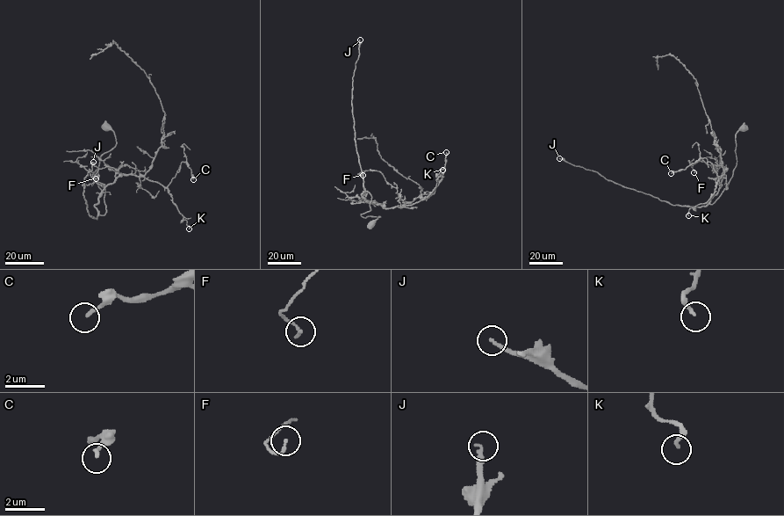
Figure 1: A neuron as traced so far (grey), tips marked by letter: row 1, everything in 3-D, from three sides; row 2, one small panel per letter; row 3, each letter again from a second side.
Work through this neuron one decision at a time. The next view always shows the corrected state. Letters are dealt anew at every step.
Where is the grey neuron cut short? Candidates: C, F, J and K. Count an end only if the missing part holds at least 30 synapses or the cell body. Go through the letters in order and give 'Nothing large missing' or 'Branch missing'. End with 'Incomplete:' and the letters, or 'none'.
C: Nothing large missing
F: Nothing large missing
J: Branch missing
K: Nothing large missing
Incomplete: J

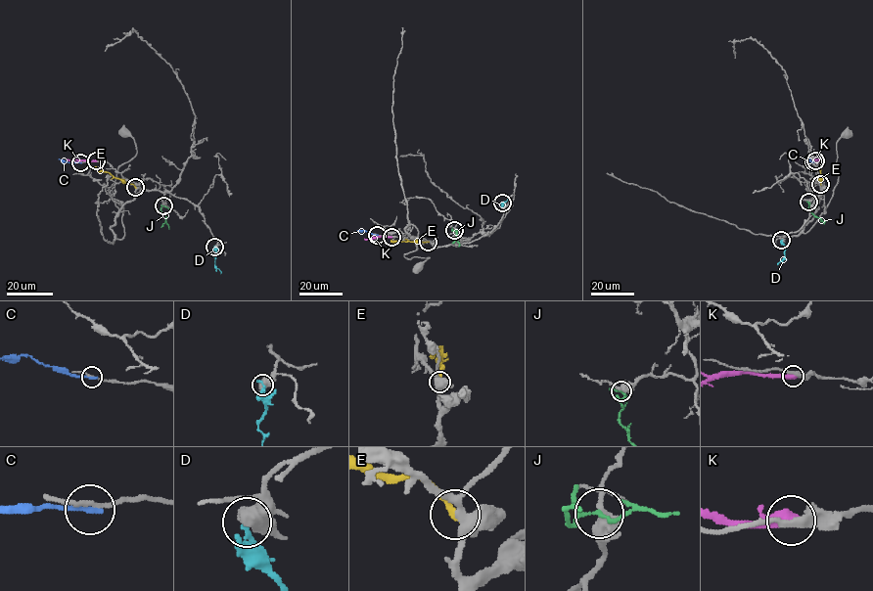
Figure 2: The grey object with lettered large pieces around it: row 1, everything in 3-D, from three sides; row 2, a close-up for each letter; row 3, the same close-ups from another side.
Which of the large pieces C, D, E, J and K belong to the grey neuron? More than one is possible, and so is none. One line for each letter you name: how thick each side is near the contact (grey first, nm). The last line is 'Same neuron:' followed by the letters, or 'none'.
Same neuron: none

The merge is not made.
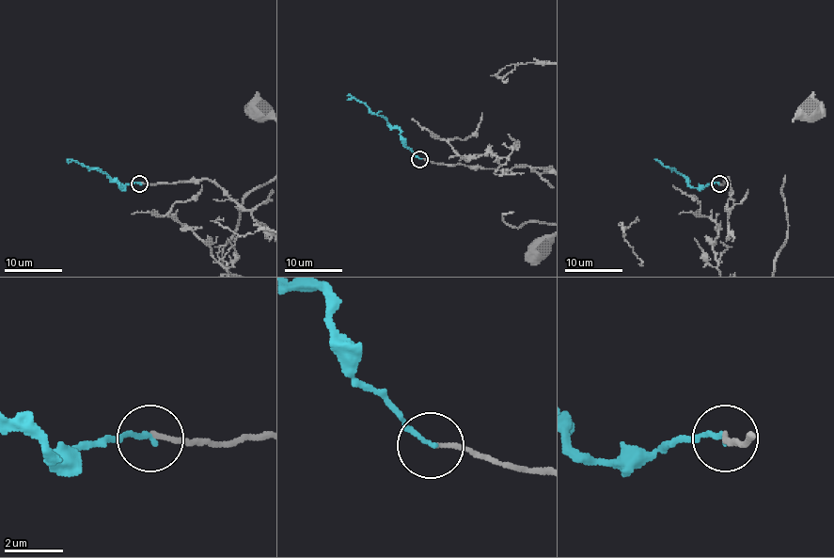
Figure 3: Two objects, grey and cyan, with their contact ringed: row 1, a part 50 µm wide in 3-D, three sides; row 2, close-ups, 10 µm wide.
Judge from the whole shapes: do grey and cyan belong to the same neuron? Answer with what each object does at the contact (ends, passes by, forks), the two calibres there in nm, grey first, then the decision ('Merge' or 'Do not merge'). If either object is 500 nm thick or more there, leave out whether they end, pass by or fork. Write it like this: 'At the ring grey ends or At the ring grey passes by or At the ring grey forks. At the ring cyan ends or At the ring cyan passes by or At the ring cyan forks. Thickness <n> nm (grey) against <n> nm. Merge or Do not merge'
At the ring grey ends. At the ring cyan ends. Thickness 150 nm (grey) against 160 nm. Merge

